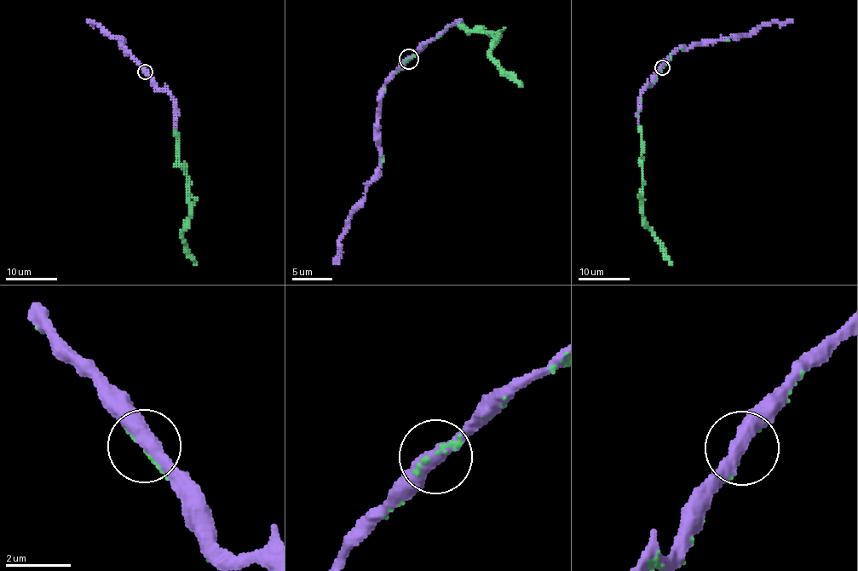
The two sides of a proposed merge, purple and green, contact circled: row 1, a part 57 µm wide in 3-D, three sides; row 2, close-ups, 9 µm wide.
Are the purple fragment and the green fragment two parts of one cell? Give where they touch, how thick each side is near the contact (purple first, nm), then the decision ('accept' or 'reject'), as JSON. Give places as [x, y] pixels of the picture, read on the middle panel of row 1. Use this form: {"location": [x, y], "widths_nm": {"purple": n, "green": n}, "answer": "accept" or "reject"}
{"location": [408, 59], "widths_nm": {"purple": 440, "green": 110}, "answer": "accept"}

